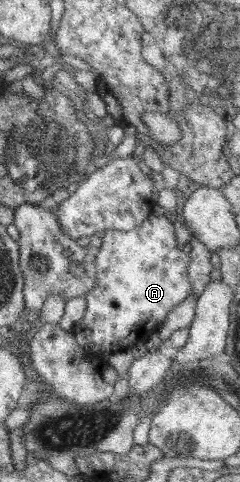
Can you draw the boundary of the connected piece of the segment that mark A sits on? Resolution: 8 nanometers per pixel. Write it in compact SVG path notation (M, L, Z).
M150 215L139 227L131 231L107 229L101 241L101 247L95 251L93 257L93 274L96 274L97 287L84 296L87 300L87 309L77 326L92 342L92 347L98 351L95 354L111 350L113 345L119 345L123 351L123 347L127 345L146 342L157 332L165 316L192 294L188 276L190 254L177 247L174 224L165 216Z

